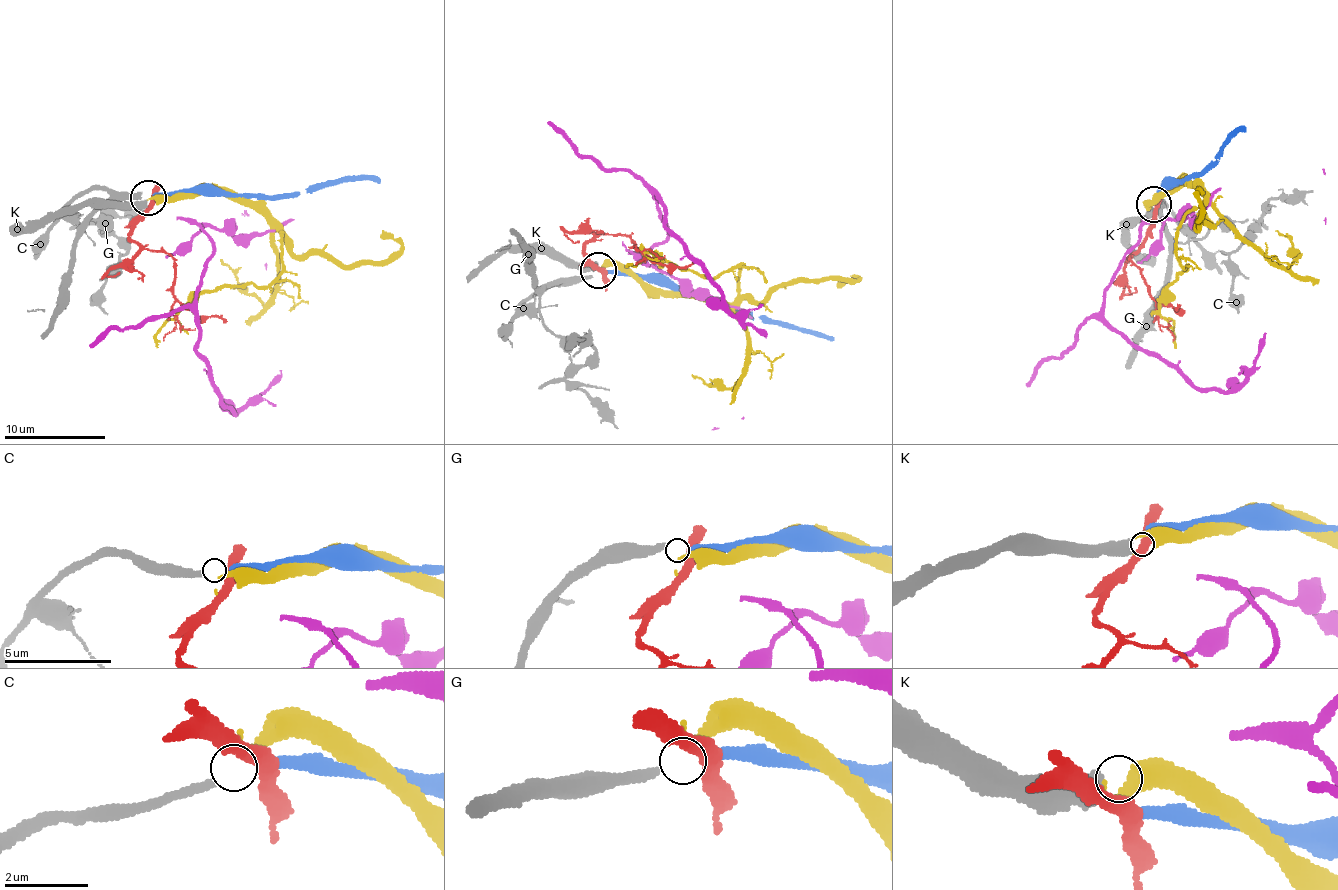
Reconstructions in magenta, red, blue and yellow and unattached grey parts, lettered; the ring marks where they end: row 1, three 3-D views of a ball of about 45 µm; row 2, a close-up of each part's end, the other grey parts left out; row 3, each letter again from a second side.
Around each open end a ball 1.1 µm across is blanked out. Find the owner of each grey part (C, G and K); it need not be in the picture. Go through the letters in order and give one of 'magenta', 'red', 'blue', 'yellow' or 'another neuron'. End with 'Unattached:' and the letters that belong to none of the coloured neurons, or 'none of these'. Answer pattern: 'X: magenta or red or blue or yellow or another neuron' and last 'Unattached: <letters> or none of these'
C: another neuron
G: blue
K: yellow
Unattached: C

